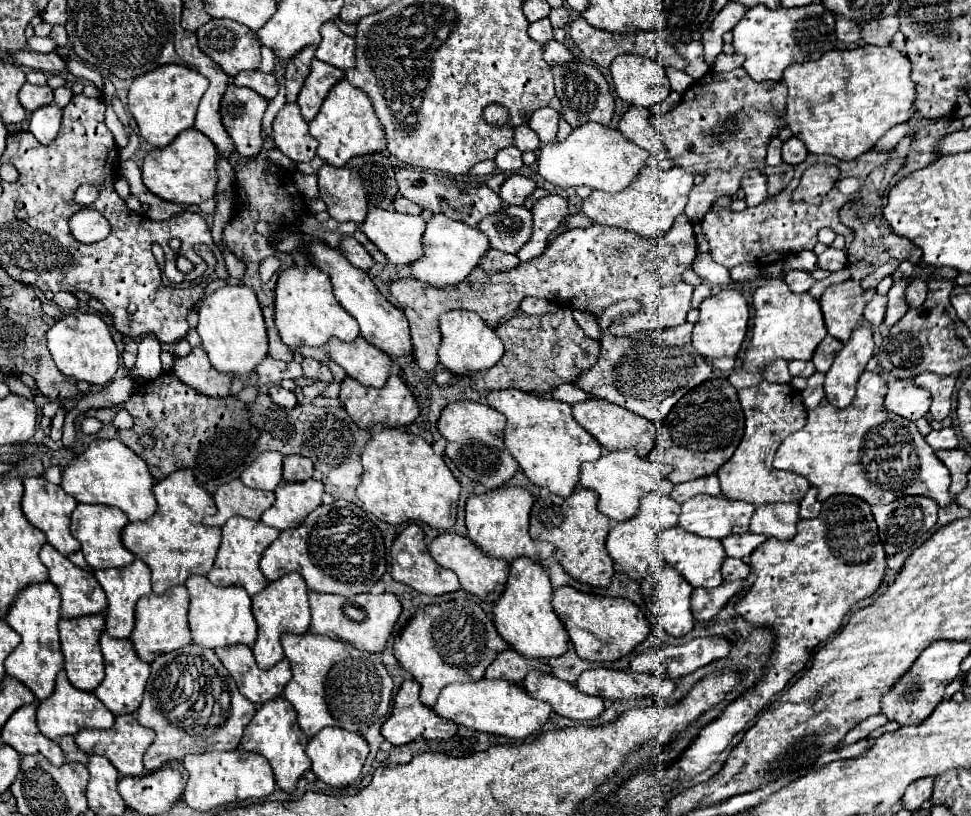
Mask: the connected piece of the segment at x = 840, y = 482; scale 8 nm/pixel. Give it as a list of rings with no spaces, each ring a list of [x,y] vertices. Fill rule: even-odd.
[[[864,372],[856,384],[856,398],[848,408],[836,408],[832,404],[818,406],[808,412],[806,426],[794,434],[790,434],[778,448],[774,456],[774,468],[778,470],[794,470],[796,474],[808,478],[812,486],[818,488],[818,500],[826,500],[834,494],[850,494],[866,500],[868,504],[876,502],[892,502],[900,496],[920,494],[936,500],[940,506],[948,506],[952,502],[948,486],[950,472],[934,454],[934,450],[924,442],[924,436],[916,430],[916,424],[892,414],[884,408],[886,382],[878,372]]]

